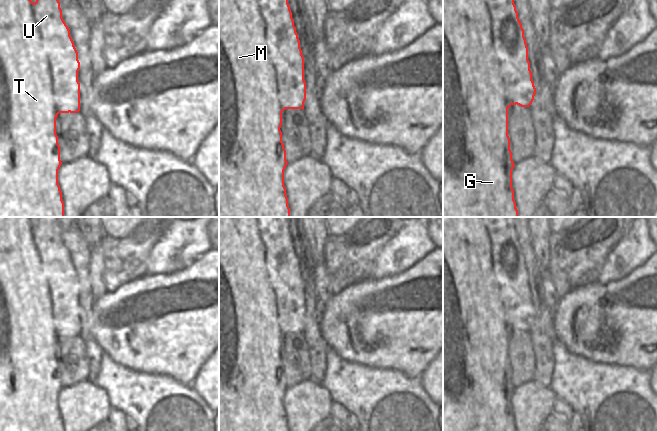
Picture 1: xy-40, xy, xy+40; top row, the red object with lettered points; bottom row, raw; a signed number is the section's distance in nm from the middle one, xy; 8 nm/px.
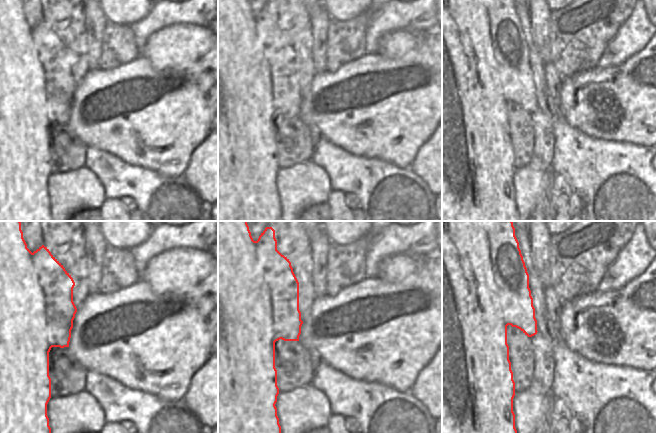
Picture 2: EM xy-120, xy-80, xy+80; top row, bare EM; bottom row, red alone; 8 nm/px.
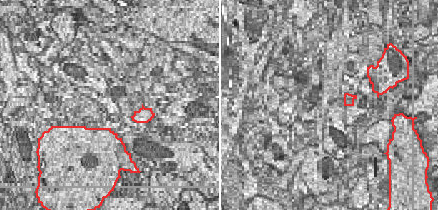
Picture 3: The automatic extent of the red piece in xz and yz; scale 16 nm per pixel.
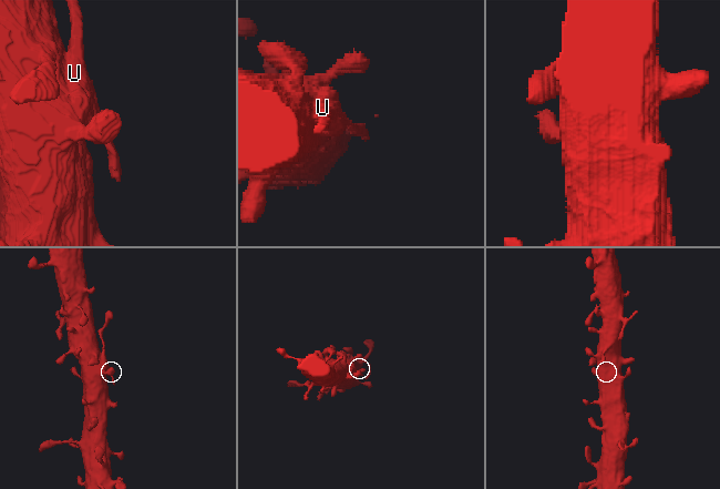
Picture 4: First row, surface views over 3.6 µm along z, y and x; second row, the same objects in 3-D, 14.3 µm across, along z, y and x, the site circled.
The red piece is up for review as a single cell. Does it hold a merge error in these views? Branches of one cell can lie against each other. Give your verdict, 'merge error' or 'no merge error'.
merge error

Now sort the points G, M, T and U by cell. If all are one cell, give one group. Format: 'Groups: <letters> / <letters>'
Groups: G M T / U

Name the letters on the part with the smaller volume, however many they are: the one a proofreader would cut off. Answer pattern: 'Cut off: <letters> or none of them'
Cut off: U

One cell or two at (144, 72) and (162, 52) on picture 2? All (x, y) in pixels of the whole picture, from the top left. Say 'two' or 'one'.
two

